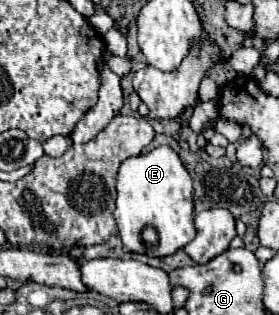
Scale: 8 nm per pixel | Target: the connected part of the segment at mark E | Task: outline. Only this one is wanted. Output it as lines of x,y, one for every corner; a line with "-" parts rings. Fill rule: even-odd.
168,145
156,147
150,153
126,159
118,171
118,197
114,219
118,235
124,243
126,253
146,253
152,257
168,257
178,249
184,249
194,237
194,201
192,201
192,179
184,169
178,153
-
152,227
158,233
158,245
146,245
142,241
142,229

